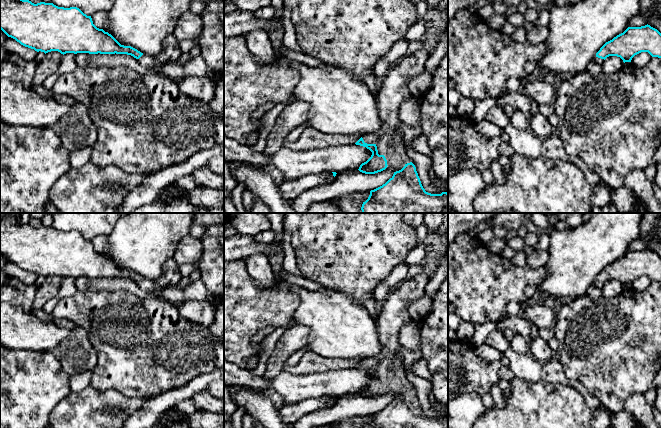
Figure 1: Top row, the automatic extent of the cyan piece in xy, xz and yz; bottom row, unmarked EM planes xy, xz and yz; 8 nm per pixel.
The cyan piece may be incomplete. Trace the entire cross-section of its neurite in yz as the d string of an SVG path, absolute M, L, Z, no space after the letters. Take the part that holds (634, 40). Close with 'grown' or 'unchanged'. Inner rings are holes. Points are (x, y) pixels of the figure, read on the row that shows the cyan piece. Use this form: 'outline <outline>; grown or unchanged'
outline M648 24L628 27L623 33L606 42L596 53L593 61L602 65L607 57L617 56L624 63L631 62L632 58L641 52L661 58L661 33Z; grown

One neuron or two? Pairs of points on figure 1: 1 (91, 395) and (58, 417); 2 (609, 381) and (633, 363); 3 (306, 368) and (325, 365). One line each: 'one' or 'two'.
1: one
2: one
3: one

